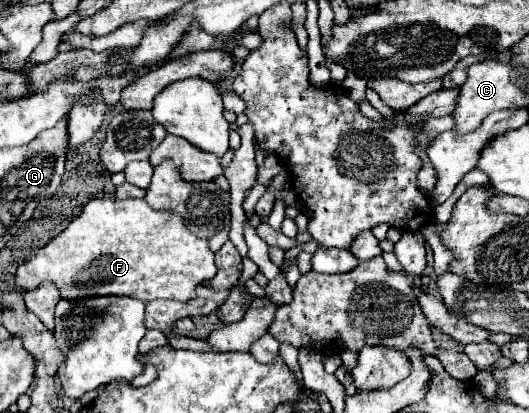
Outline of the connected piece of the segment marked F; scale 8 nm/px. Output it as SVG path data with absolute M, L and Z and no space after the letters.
M92 199L84 211L70 221L64 233L58 233L36 253L36 257L16 269L16 285L24 291L34 291L44 281L50 281L58 287L62 299L128 295L142 299L144 303L154 299L188 301L196 297L196 287L214 275L214 253L208 249L208 241L188 231L182 217L174 213L168 215L168 211L156 211L144 199Z

